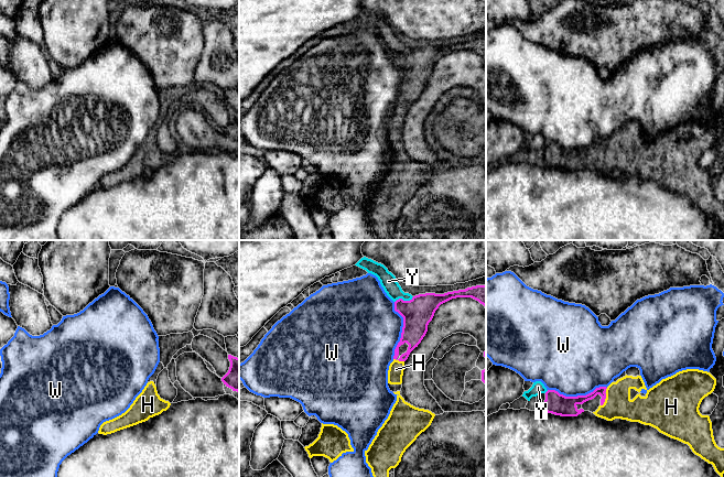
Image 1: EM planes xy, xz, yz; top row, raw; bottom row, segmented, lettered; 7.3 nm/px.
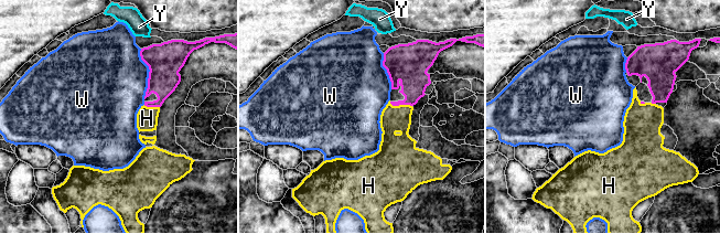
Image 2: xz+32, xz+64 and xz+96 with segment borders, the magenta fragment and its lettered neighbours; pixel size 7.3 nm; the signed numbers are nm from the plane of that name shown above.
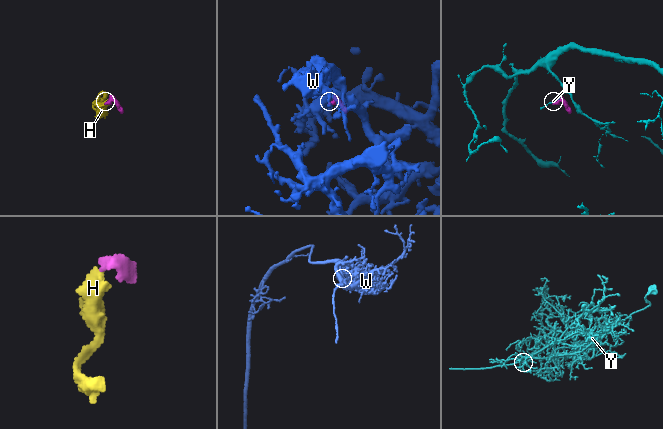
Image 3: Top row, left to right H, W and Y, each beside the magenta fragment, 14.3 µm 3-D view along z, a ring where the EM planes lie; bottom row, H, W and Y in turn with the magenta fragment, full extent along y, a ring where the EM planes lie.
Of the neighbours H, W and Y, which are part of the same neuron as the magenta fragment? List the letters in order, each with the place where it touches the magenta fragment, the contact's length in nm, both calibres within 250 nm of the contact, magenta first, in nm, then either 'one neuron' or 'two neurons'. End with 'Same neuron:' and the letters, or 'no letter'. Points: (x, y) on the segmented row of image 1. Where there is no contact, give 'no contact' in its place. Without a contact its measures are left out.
H: yz (604, 400) | 100 nm | 100/200 nm | one neuron
W: yz (577, 396) | 440 nm | 160/500 nm | two neurons
Y: xz (402, 300) | 150 nm | 220/120 nm | two neurons
Same neuron: H

